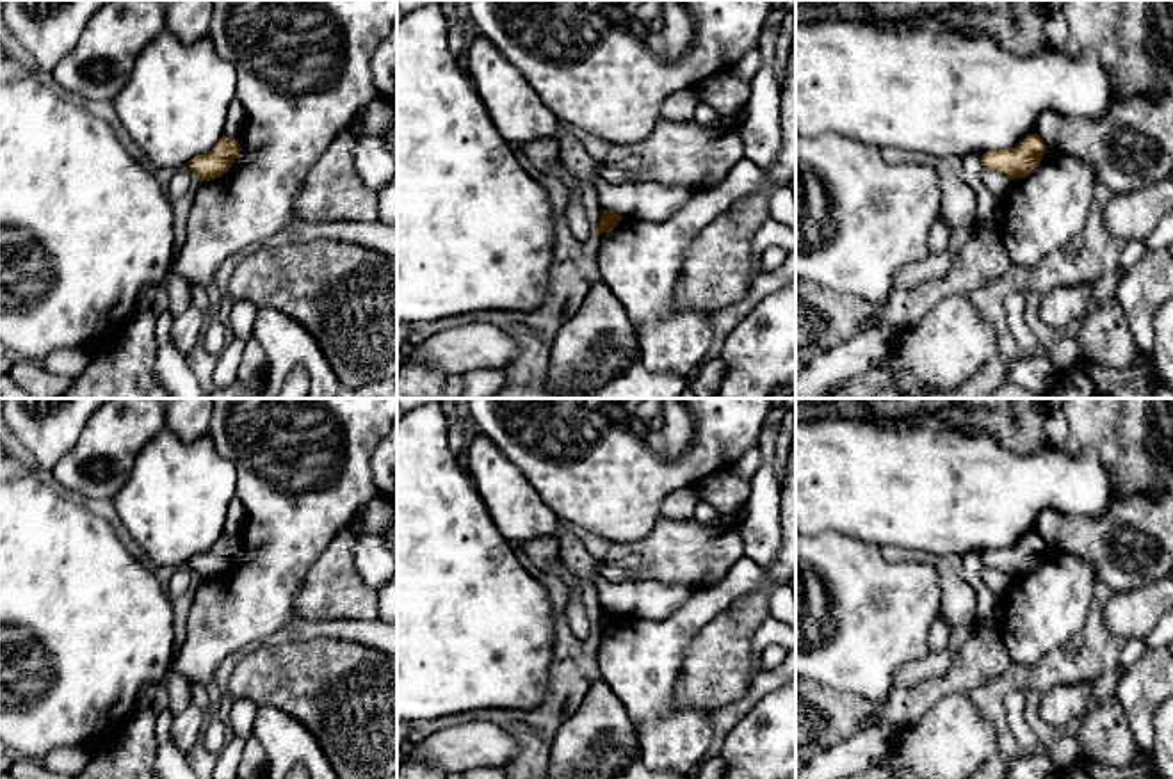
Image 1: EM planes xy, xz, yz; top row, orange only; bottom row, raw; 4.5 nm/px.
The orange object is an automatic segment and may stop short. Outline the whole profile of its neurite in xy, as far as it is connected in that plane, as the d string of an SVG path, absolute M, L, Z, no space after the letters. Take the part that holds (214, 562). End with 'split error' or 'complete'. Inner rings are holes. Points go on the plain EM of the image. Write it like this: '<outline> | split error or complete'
M222 534L210 551L194 555L187 566L199 580L210 580L228 571L240 550L239 539Z | complete

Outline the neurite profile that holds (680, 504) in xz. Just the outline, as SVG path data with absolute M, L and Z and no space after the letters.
M685 487L671 493L660 505L660 514L673 519L692 519L696 518L696 503L700 494L696 487Z

